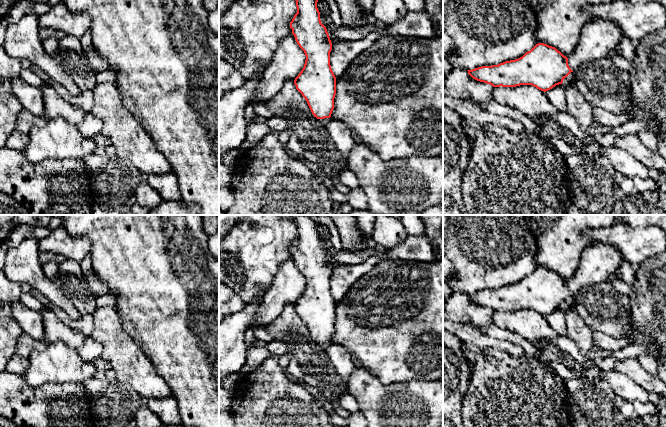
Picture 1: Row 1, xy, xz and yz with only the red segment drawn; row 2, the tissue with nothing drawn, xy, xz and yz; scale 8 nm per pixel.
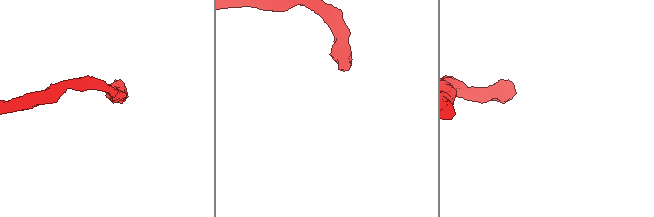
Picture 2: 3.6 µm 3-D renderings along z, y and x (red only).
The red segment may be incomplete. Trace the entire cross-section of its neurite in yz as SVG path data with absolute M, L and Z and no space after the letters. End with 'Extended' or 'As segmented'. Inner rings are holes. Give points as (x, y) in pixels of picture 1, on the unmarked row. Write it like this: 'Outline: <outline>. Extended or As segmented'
Outline: M594 244L581 252L579 266L569 282L555 271L538 267L518 283L467 295L473 303L493 311L532 309L546 316L562 308L582 288L611 280L623 262L615 247Z. Extended

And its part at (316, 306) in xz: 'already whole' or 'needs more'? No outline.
needs more

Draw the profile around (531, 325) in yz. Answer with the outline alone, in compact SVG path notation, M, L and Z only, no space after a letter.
M532 309L493 311L493 323L502 329L519 334L531 342L558 337L558 334L548 324L546 316Z

